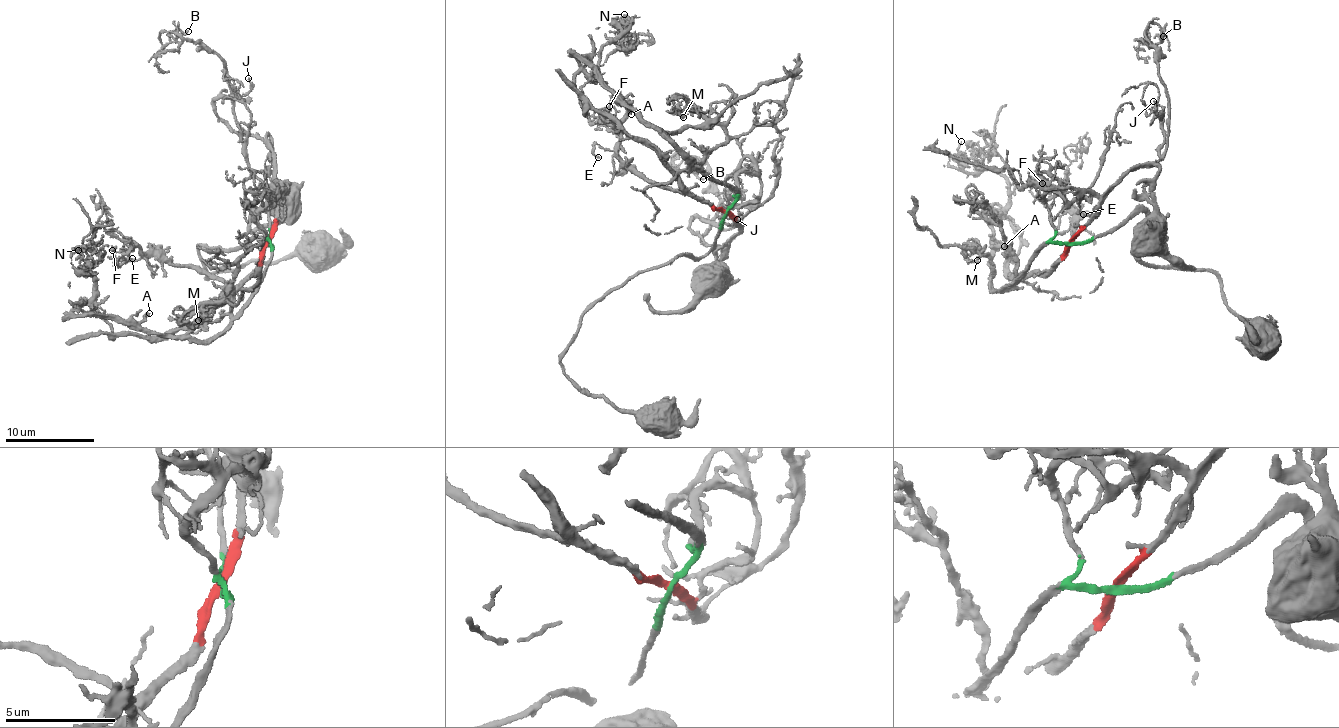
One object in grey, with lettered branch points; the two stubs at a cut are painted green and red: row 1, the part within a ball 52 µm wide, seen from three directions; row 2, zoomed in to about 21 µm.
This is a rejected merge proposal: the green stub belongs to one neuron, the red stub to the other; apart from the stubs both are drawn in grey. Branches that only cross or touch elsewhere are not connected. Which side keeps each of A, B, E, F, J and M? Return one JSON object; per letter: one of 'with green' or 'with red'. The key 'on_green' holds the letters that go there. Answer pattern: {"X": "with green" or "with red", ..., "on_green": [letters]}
{"A": "with green", "B": "with red", "E": "with red", "F": "with red", "J": "with red", "M": "with green", "on_green": ["A", "M"]}

